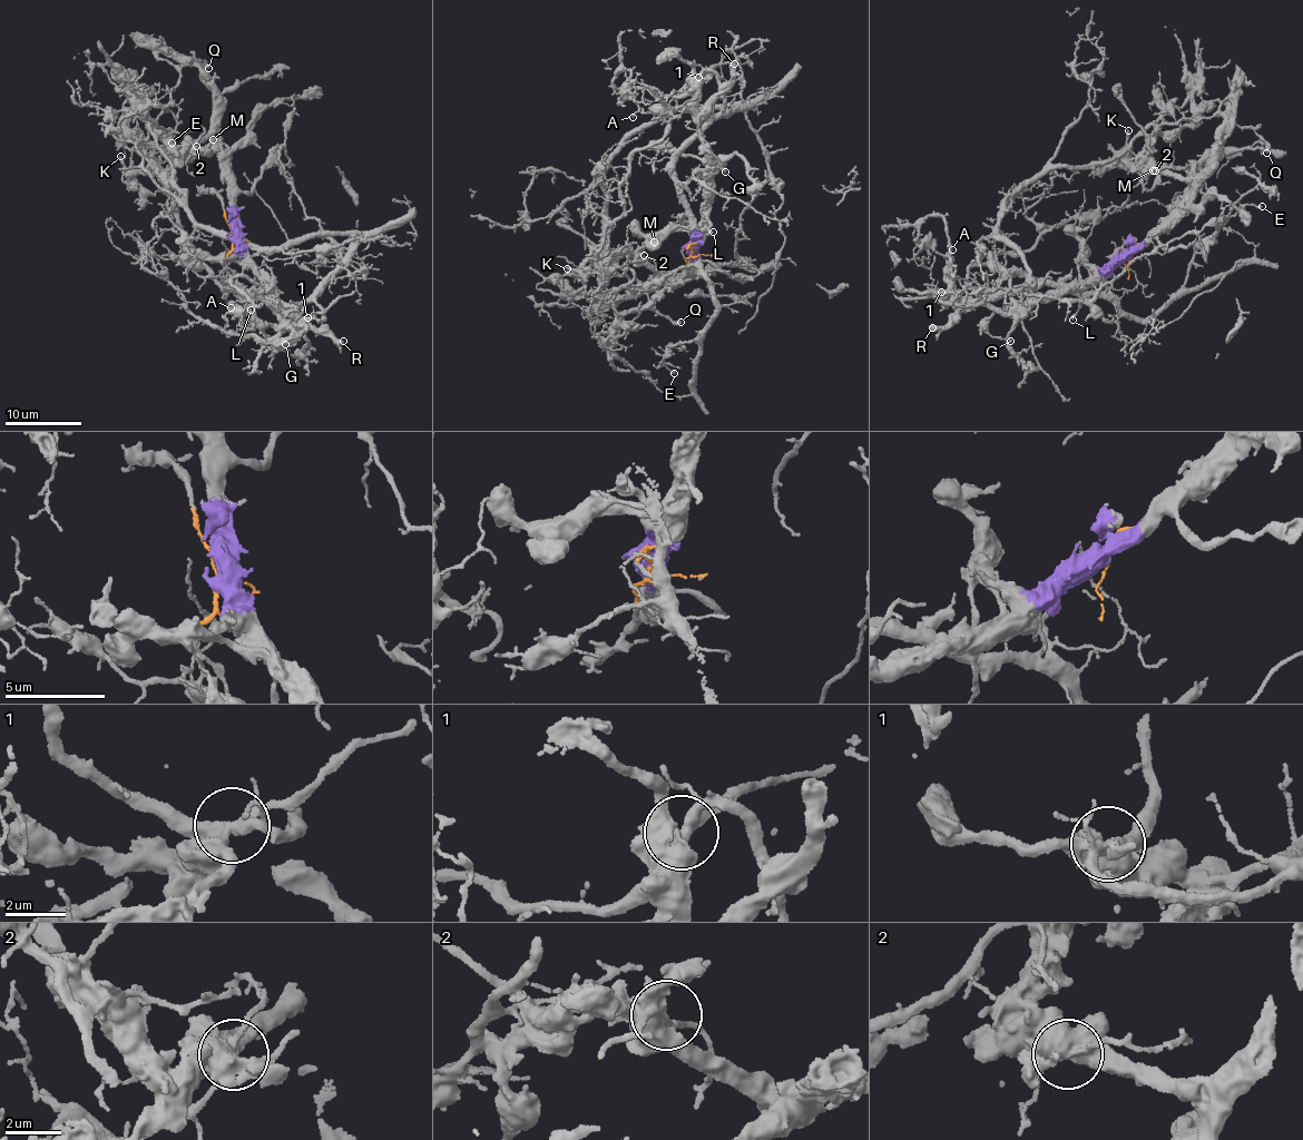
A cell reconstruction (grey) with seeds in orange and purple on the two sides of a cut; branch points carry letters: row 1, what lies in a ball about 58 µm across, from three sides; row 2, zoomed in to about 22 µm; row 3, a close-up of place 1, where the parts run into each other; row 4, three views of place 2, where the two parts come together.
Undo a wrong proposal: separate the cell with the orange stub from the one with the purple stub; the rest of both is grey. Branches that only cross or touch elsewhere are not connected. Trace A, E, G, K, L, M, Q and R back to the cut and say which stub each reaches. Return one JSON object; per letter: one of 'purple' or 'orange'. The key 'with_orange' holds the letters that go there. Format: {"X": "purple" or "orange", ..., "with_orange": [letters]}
{"A": "orange", "E": "orange", "G": "purple", "K": "purple", "L": "purple", "M": "purple", "Q": "purple", "R": "purple", "with_orange": ["A", "E"]}

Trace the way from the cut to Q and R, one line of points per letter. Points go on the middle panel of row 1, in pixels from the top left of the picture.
Q: (693, 251), (688, 266), (677, 281), (672, 275), (649, 292), (648, 301), (655, 310), (681, 323)
R: (693, 251), (695, 231), (702, 224), (706, 182), (705, 140), (699, 130), (704, 112), (731, 79), (735, 62)

